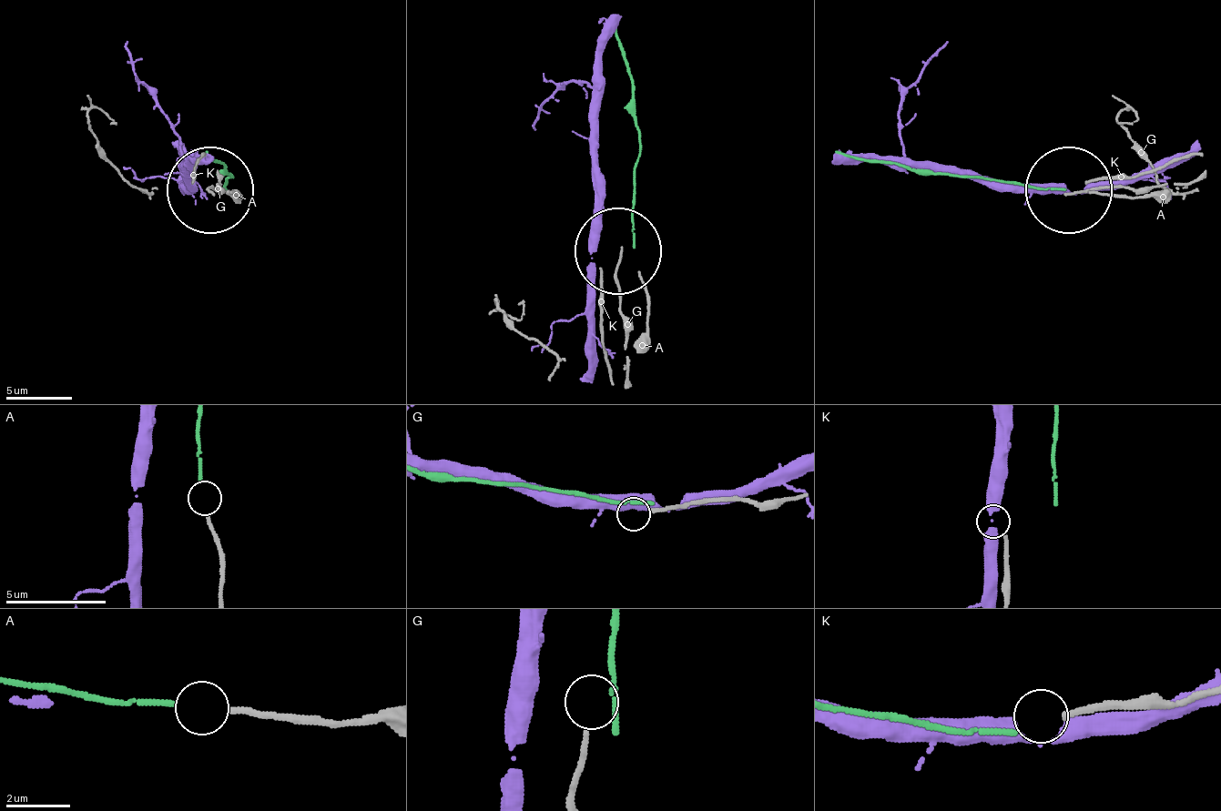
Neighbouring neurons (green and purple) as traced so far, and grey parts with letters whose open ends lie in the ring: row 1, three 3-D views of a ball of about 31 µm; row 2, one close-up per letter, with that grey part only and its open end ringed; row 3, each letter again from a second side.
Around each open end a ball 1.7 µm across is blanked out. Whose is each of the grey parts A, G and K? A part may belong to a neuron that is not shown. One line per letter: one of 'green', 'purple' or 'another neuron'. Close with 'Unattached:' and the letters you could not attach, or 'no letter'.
A: green
G: another neuron
K: another neuron
Unattached: G, K

